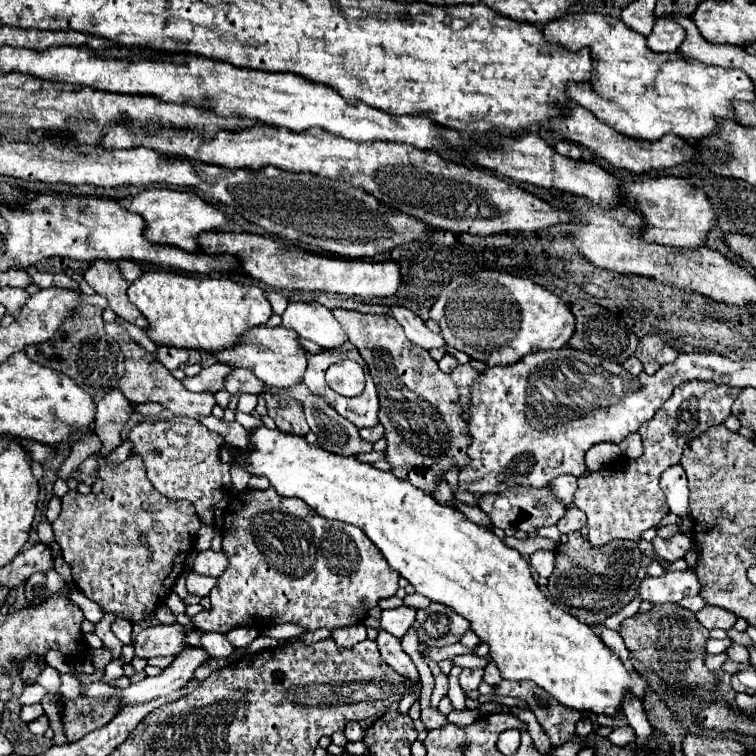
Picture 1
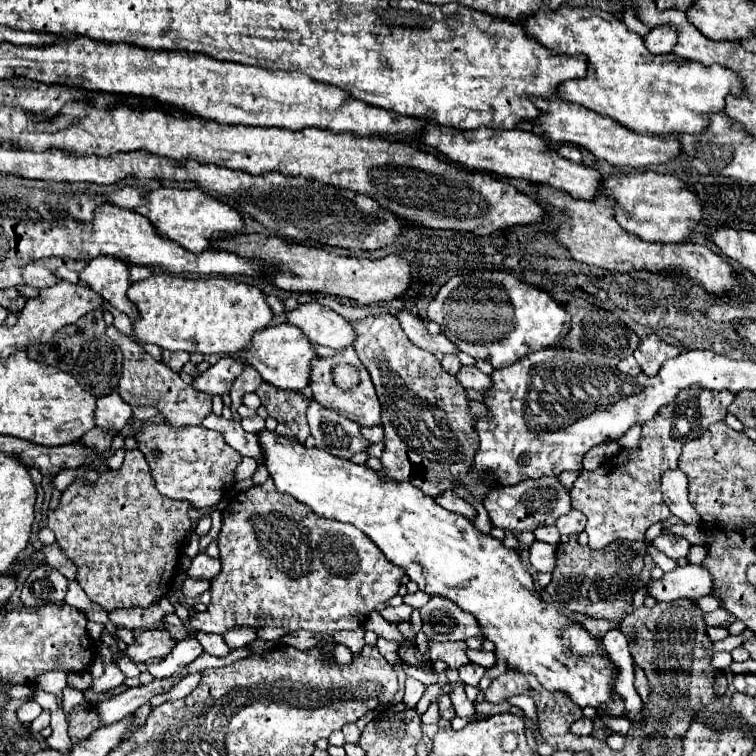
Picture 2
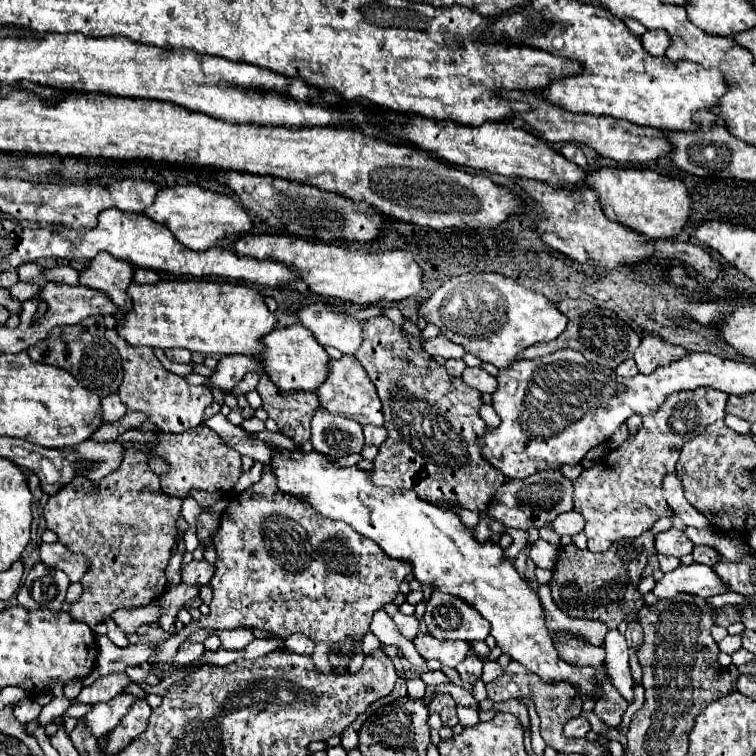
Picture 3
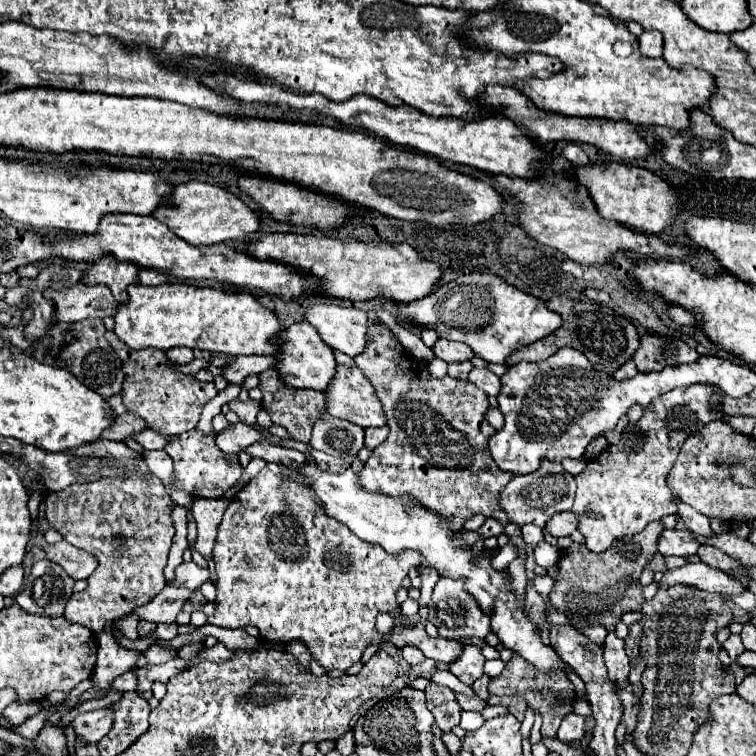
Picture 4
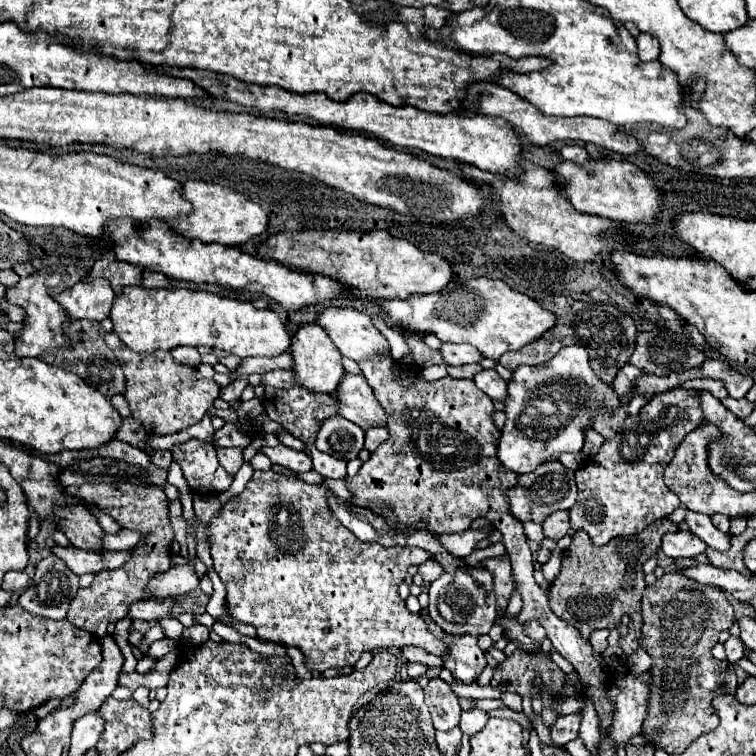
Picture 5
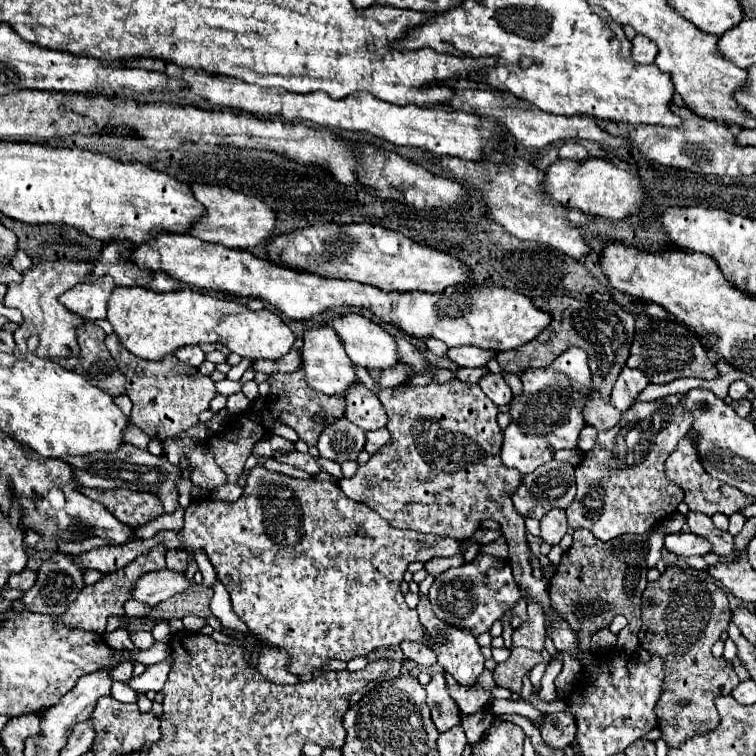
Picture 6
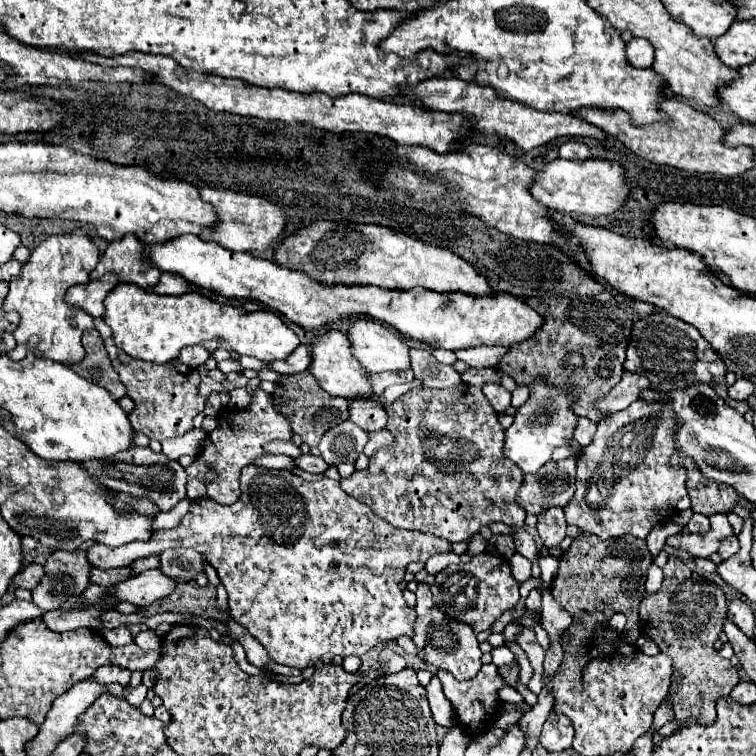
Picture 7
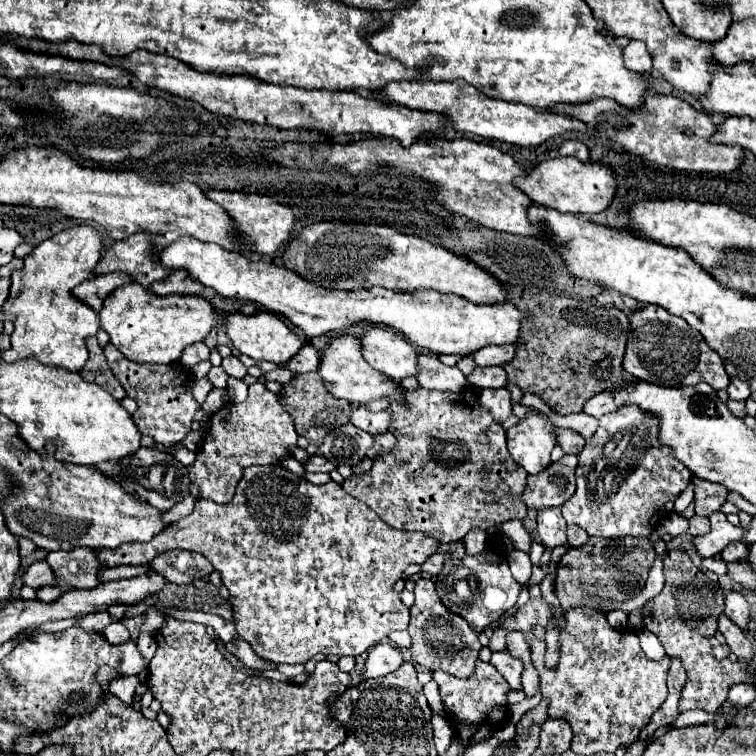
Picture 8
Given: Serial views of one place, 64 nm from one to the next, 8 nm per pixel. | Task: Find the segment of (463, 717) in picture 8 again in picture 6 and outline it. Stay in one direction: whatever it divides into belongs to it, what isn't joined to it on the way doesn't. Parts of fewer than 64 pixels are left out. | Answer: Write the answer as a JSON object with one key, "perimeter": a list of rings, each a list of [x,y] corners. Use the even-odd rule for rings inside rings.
{"perimeter":[[[484,670],[472,686],[458,684],[448,672],[444,672],[448,694],[458,704],[460,712],[484,712],[488,710],[488,702],[492,700],[492,688],[496,688],[494,674],[490,670]]]}

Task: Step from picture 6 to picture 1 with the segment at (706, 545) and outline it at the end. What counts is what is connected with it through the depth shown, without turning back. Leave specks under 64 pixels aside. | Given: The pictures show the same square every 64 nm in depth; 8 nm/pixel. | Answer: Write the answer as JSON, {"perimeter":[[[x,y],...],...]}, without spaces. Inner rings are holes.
{"perimeter":[[[676,534],[676,536],[666,538],[666,540],[656,536],[656,538],[652,540],[652,544],[654,544],[656,554],[662,556],[662,558],[666,558],[668,562],[674,562],[674,560],[678,560],[678,558],[684,558],[686,550],[692,546],[692,544],[686,540],[686,536],[682,536],[682,534]]]}

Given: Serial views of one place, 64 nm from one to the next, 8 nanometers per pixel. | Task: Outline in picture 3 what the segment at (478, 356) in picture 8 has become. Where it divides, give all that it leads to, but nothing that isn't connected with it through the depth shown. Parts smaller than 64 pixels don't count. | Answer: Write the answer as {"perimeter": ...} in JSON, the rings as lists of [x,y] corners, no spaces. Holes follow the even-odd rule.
{"perimeter":[[[438,336],[438,338],[434,338],[434,340],[422,340],[422,346],[424,346],[424,350],[430,354],[430,356],[442,356],[442,358],[446,358],[446,360],[450,360],[450,358],[462,358],[464,354],[466,354],[466,350],[464,350],[464,346],[460,346],[460,344],[454,344],[454,342],[450,342],[446,336]]]}

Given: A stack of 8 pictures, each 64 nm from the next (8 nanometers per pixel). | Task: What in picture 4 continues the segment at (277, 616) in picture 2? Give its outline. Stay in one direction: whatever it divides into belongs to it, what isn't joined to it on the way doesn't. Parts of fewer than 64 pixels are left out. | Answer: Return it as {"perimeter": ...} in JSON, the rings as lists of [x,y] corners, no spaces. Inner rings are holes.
{"perimeter":[[[268,468],[260,470],[256,478],[252,478],[240,492],[238,496],[234,496],[234,500],[230,502],[230,506],[224,512],[222,522],[218,524],[218,536],[216,536],[216,546],[214,546],[214,564],[216,564],[216,574],[218,574],[218,596],[216,596],[216,614],[208,618],[208,624],[216,624],[216,626],[224,626],[224,628],[244,628],[244,626],[256,626],[260,630],[260,638],[266,642],[274,642],[274,644],[288,644],[294,640],[300,640],[306,644],[306,648],[312,652],[312,660],[316,660],[322,668],[330,670],[348,670],[352,664],[356,664],[362,656],[362,652],[370,646],[370,644],[392,644],[396,648],[404,648],[404,646],[416,646],[424,652],[426,658],[432,660],[442,660],[446,664],[450,664],[452,660],[456,660],[456,656],[460,654],[460,644],[456,640],[446,640],[446,638],[430,638],[426,634],[426,628],[422,624],[416,624],[412,628],[406,628],[404,622],[396,622],[396,640],[382,640],[382,636],[376,630],[376,616],[378,614],[396,614],[402,616],[402,610],[398,610],[398,602],[396,602],[396,590],[402,586],[402,580],[408,576],[408,572],[416,566],[420,566],[420,552],[416,550],[404,550],[398,554],[388,554],[384,552],[384,548],[380,548],[380,544],[370,544],[360,540],[358,536],[354,536],[344,524],[340,524],[338,520],[332,520],[326,512],[324,506],[320,504],[320,498],[316,496],[316,492],[302,484],[302,482],[294,482],[294,480],[284,480],[276,474],[272,474]],[[153,644],[145,652],[144,656],[149,664],[159,665],[166,663],[177,656],[177,650],[162,648]]]}

